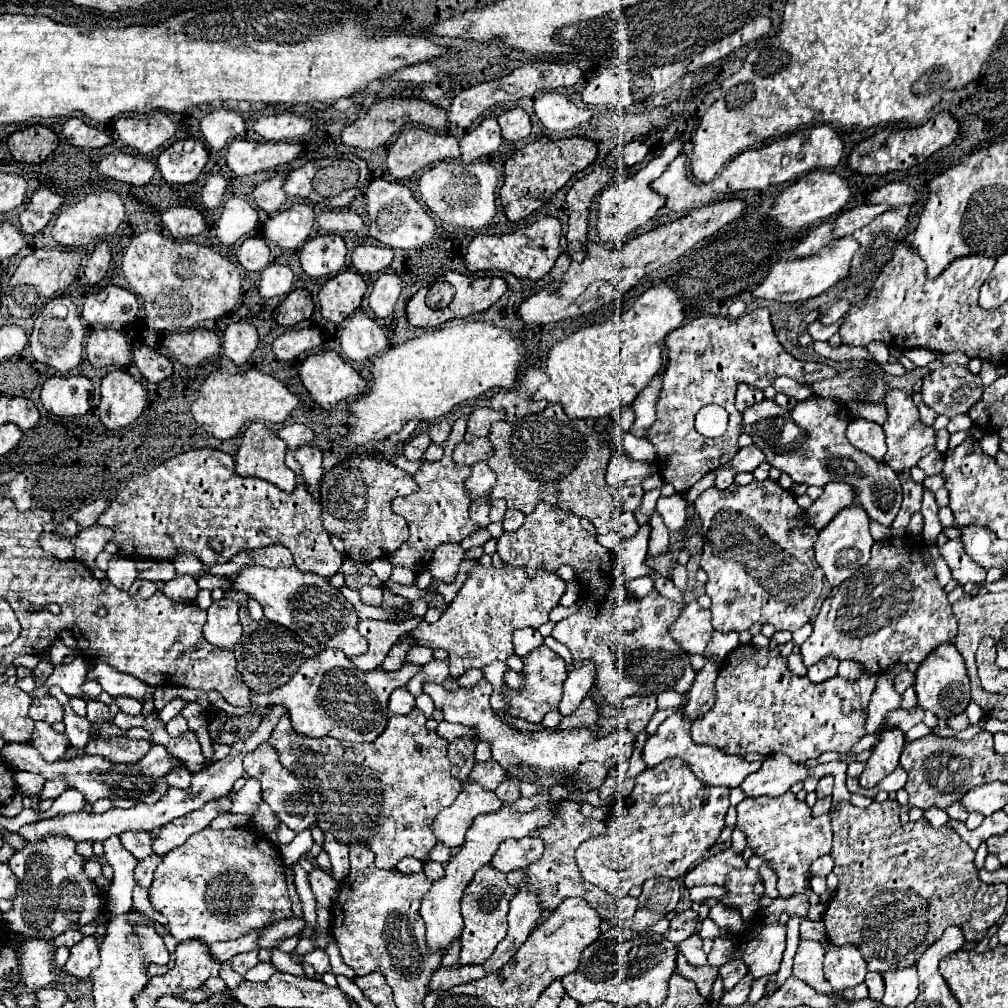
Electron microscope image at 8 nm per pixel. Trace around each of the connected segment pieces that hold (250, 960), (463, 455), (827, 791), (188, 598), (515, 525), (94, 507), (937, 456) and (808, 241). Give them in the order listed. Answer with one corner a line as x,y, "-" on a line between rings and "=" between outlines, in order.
248,951
248,953
236,955
236,959
232,959
232,969
240,975
244,975
254,965
258,965
258,951
=
488,437
474,439
470,443
460,443
454,449
454,461
464,465
474,465
480,461
488,461
492,457
492,443
=
824,775
818,783
818,789
816,789
816,795
818,797
828,797
832,795
832,785
834,785
834,777
832,775
=
176,575
172,581
168,581
164,585
162,593
166,593
172,601
192,603
196,599
198,585
196,585
196,579
192,575
=
508,509
502,521
502,527
504,531
516,531
522,527
522,521
524,521
524,513
520,513
518,509
=
98,499
94,503
88,503
84,507
80,507
76,513
72,513
72,519
80,525
80,527
90,527
96,523
98,515
108,507
108,501
104,499
=
932,451
928,457
924,457
924,459
918,463
918,467
924,469
926,475
938,475
938,473
942,473
942,467
944,467
944,453
=
822,223
818,229
810,231
808,237
792,251
792,257
804,257
816,253
820,247
828,245
834,239
832,231
834,231
834,223

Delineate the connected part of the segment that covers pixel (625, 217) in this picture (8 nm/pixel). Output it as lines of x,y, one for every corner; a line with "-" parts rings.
674,139
672,143
668,143
662,149
662,153
654,161
650,161
644,169
640,169
636,175
632,175
632,179
614,183
602,191
602,195
598,199
598,219
596,219
596,231
598,231
598,237
602,243
606,243
606,245
624,243
628,239
628,235
632,235
640,225
644,225
648,219
652,219
656,215
656,211
664,205
666,199
662,195
654,193
650,189
650,183
666,171
668,163
674,157
678,157
680,151
682,151
682,143
678,139

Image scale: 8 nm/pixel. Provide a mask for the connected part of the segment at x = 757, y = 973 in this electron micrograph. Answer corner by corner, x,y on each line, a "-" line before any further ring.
772,921
764,925
752,941
748,941
742,961
746,963
748,971
758,979
762,975
770,975
770,983
766,987
766,995
776,991
776,971
782,961
782,953
786,949
786,925
780,921

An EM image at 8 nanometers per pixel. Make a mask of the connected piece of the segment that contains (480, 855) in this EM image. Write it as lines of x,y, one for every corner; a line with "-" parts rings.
502,807
496,813
488,813
488,815
480,815
476,817
474,825
468,829
466,833
466,843
462,845
462,849
448,861
446,865
446,873
442,879
434,881
430,891
424,895
422,899
422,907
420,907
420,915
426,923
426,943
428,943
428,951
442,951
442,955
448,953
450,945
460,939
462,931
464,931
464,921
460,915
460,899
464,889
468,887
468,883
472,881
474,873
488,865
492,855
496,853
496,849
500,847
502,841
506,841
508,837
514,839
522,839
528,833
532,833
536,827
542,827
544,823
548,823
548,811
530,811
528,815
520,815
514,811
508,811
508,807

